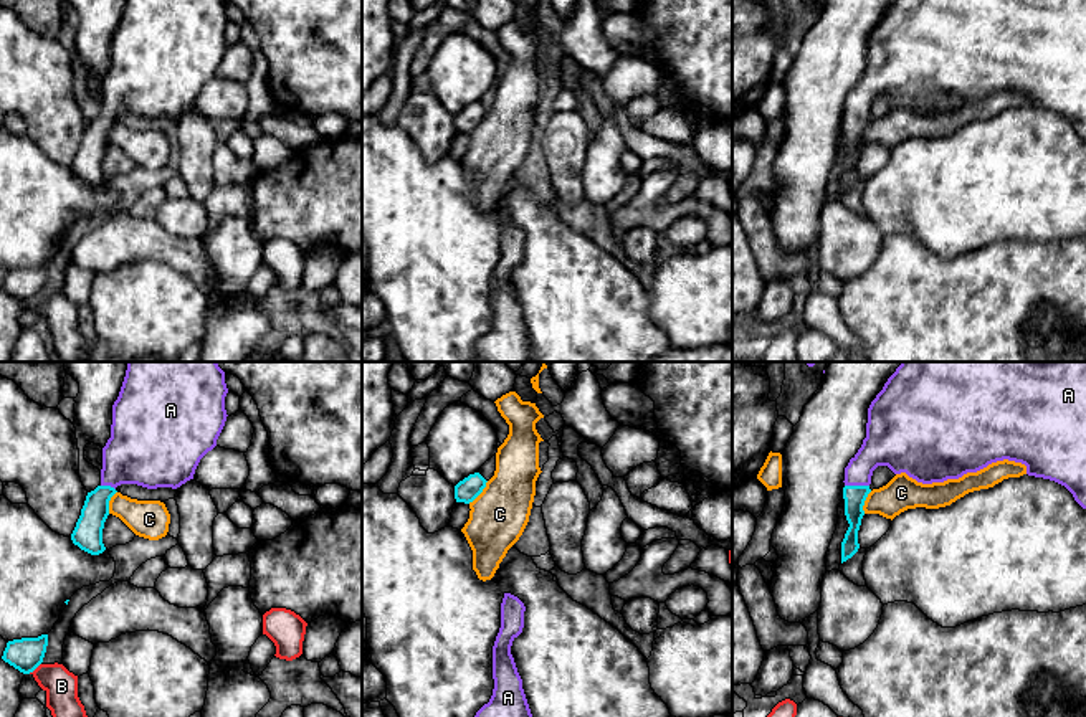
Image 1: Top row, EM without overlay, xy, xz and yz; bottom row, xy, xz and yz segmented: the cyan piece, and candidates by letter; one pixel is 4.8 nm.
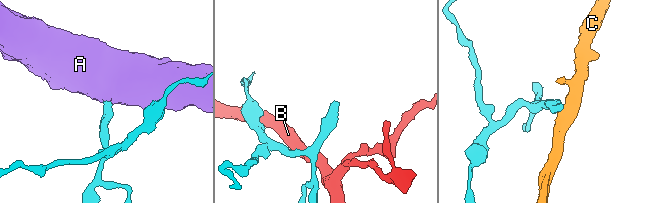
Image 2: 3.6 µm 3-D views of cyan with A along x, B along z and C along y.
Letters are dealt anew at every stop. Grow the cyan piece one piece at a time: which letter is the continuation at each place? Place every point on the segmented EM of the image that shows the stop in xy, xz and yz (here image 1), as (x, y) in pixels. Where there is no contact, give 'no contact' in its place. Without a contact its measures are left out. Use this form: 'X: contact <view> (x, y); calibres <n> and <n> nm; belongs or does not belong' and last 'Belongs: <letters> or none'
A: contact yz (857, 486); calibres 110 and 200 nm; belongs
B: contact xy (33, 669); calibres 160 and 160 nm; does not belong
C: contact xz (480, 493); calibres 110 and 280 nm; does not belong
Belongs: A

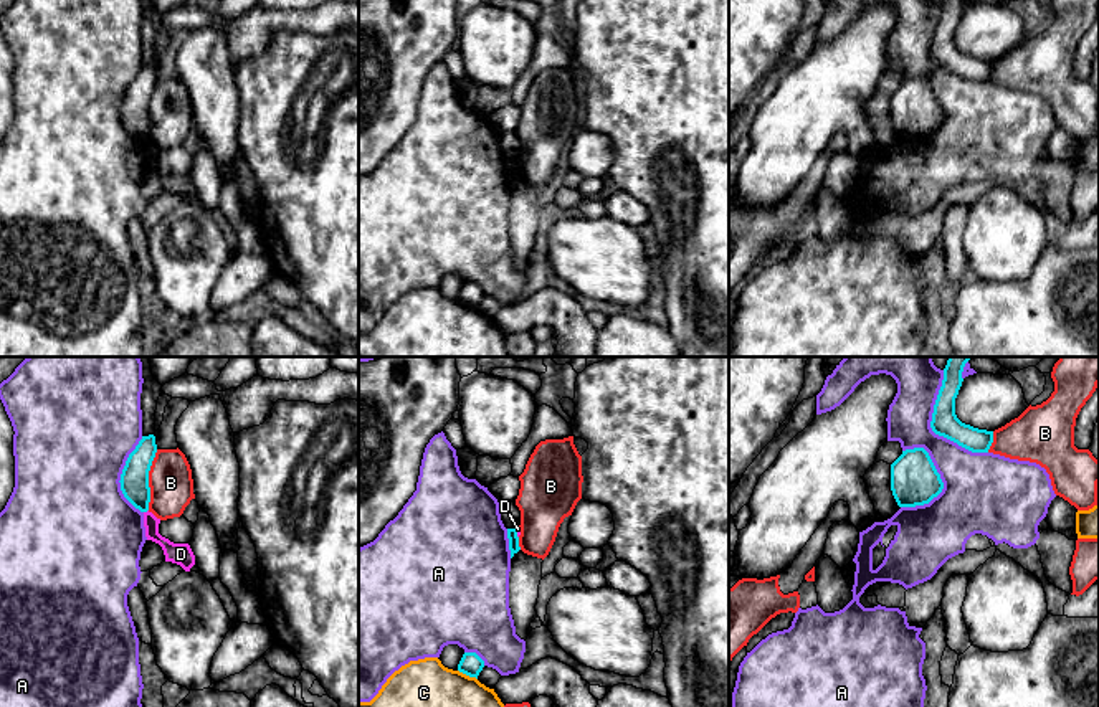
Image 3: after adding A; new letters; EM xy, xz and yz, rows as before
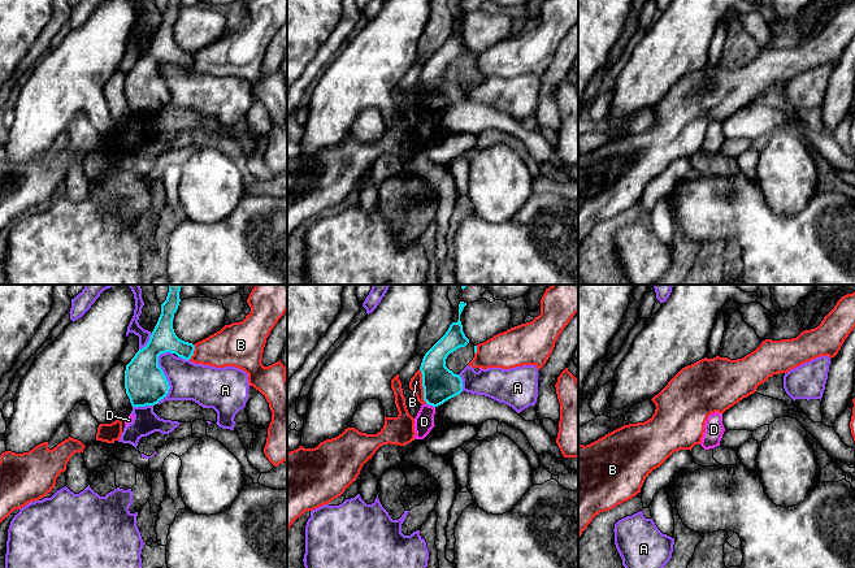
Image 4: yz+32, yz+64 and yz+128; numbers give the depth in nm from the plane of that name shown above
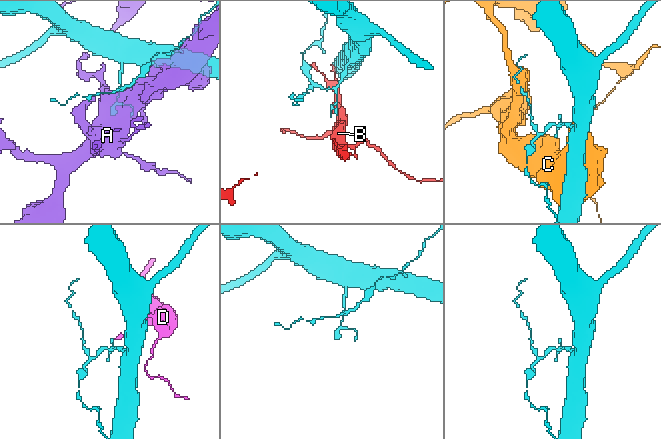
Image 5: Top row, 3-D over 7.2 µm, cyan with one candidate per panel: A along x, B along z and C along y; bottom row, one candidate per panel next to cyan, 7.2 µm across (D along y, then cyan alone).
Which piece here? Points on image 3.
A: contact yz (931, 427); calibres 130 and 220 nm; does not belong
B: contact xy (147, 479); calibres 140 and 220 nm; does not belong
C: contact xz (468, 674); calibres 110 and 240 nm; does not belong
D: contact xy (146, 511); calibres 140 and 100 nm; does not belong
Belongs: none

